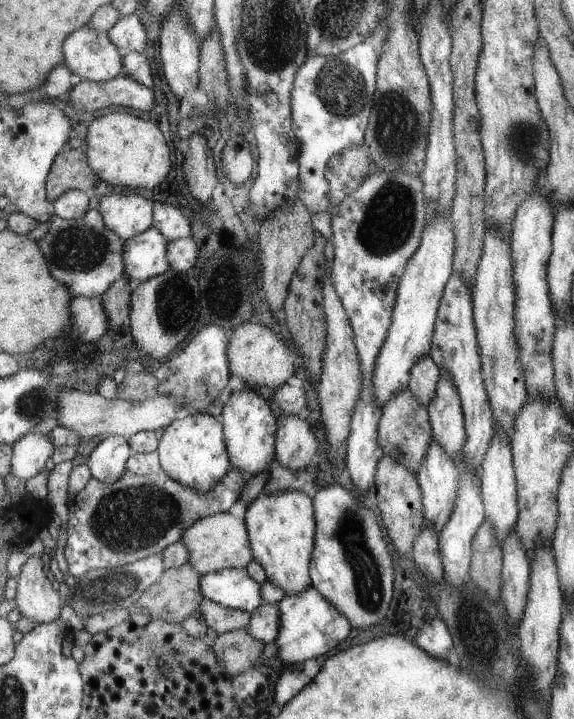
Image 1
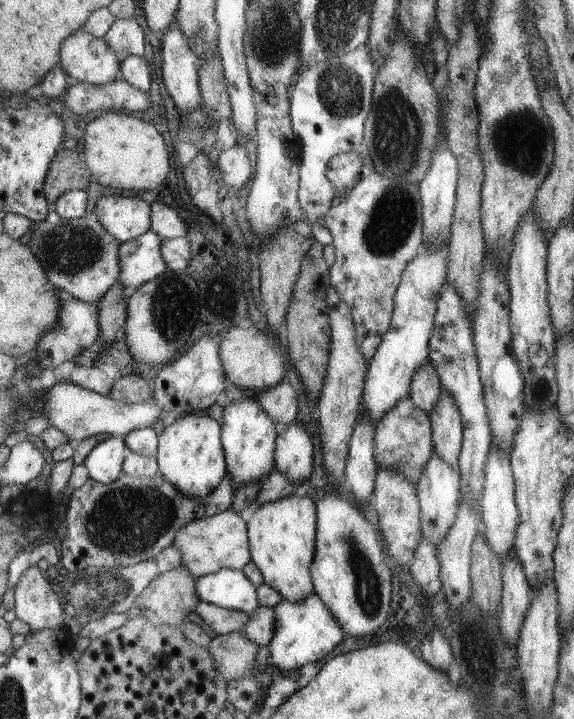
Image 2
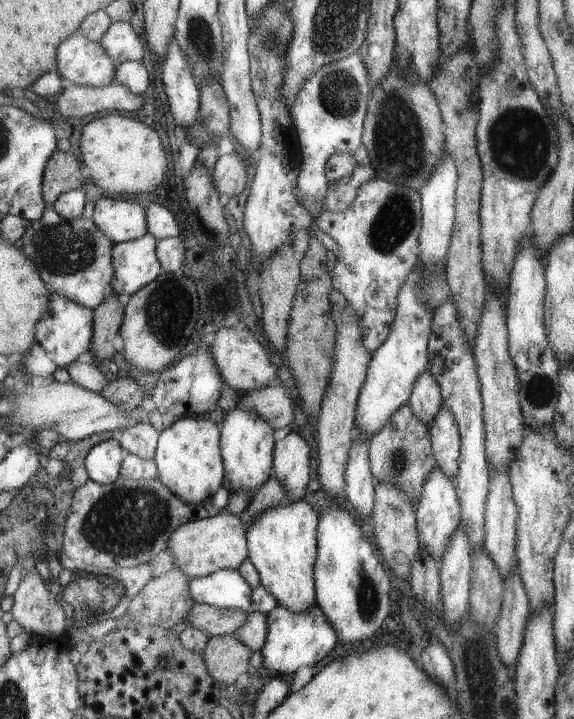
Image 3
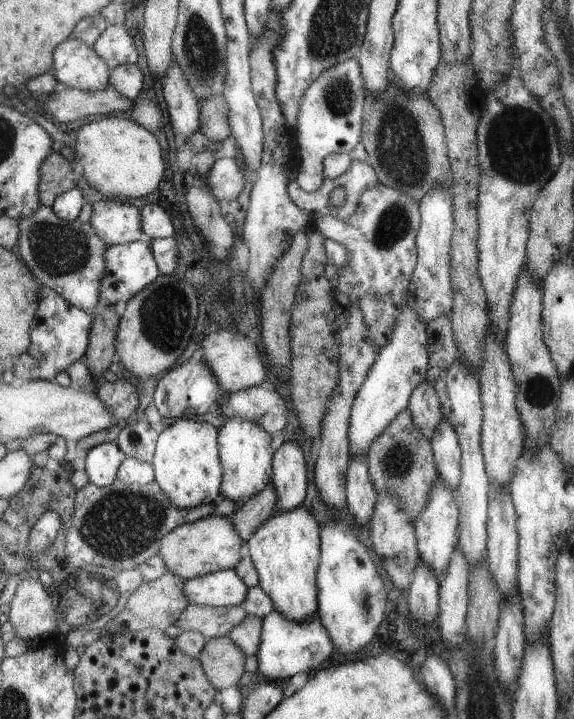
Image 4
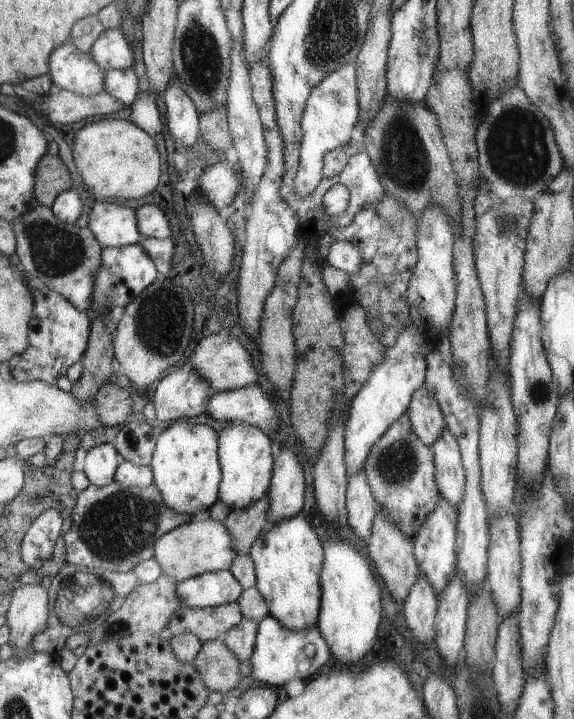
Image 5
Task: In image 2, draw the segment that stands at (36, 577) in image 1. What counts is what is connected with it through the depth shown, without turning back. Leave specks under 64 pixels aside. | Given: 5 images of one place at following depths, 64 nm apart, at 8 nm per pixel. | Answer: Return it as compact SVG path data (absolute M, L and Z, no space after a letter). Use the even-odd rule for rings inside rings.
M35 566L27 568L19 578L13 604L17 620L29 624L29 628L35 632L59 630L61 626L65 626L61 604L57 602L55 592Z

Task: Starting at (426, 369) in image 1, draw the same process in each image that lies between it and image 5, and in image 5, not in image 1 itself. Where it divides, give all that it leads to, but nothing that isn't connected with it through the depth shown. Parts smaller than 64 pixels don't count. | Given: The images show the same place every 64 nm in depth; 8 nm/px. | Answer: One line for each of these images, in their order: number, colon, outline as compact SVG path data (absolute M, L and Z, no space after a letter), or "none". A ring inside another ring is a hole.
2: M427 362L423 364L413 380L411 380L411 394L409 398L413 400L413 404L423 410L423 412L431 412L433 406L439 402L439 396L441 396L441 382L439 382L439 376L435 372L435 368Z
3: M425 370L415 382L411 398L409 398L409 406L423 424L429 426L435 420L441 408L441 392L439 392L435 376L429 370Z
4: M423 380L413 390L407 410L411 412L413 424L419 428L419 432L423 432L427 440L431 440L435 434L435 428L443 420L443 412L441 412L441 400L437 398L437 392L427 380Z
5: M425 386L419 388L419 392L415 392L415 396L411 396L411 406L409 406L407 414L411 418L413 434L417 434L419 440L427 446L431 446L435 442L435 438L439 438L441 428L445 428L443 414L441 414L435 398L427 392Z

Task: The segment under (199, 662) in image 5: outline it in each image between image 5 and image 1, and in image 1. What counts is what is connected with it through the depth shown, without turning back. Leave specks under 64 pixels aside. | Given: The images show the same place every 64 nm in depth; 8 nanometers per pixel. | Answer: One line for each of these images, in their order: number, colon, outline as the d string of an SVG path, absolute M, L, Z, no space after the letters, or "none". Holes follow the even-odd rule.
1: M235 630L219 634L215 640L209 642L209 646L215 650L223 668L231 676L239 676L261 662L261 652L265 644L253 638L247 630Z
2: M231 632L209 640L207 650L219 676L227 682L237 682L245 670L255 666L255 652L259 646L247 640L241 632Z
3: M235 636L209 638L201 654L209 668L209 674L223 686L233 686L237 676L249 670L251 648L247 648Z
4: M223 636L207 640L195 660L203 668L209 684L213 684L219 692L223 688L237 686L243 674L245 658L247 656L243 654L243 650L235 646L235 642L231 642L227 636Z

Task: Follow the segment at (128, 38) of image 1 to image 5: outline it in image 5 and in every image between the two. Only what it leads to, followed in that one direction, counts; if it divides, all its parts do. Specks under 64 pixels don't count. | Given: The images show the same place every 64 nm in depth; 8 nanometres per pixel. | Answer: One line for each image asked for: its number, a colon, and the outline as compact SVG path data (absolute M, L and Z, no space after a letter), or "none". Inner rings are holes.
2: M133 18L131 20L115 20L111 24L111 28L107 30L107 34L103 36L103 40L117 54L119 62L123 62L129 56L137 56L137 58L143 56L145 32L147 32L145 26L141 26Z
3: M117 22L107 28L99 44L103 50L111 56L113 64L119 66L123 62L141 62L143 60L143 46L141 46L141 36L131 30L131 24L127 22Z
4: M111 24L93 44L93 50L107 62L107 66L119 68L119 66L135 66L139 60L135 40L125 32L123 26Z
5: M107 28L91 46L89 54L105 72L133 68L133 50L121 28Z

